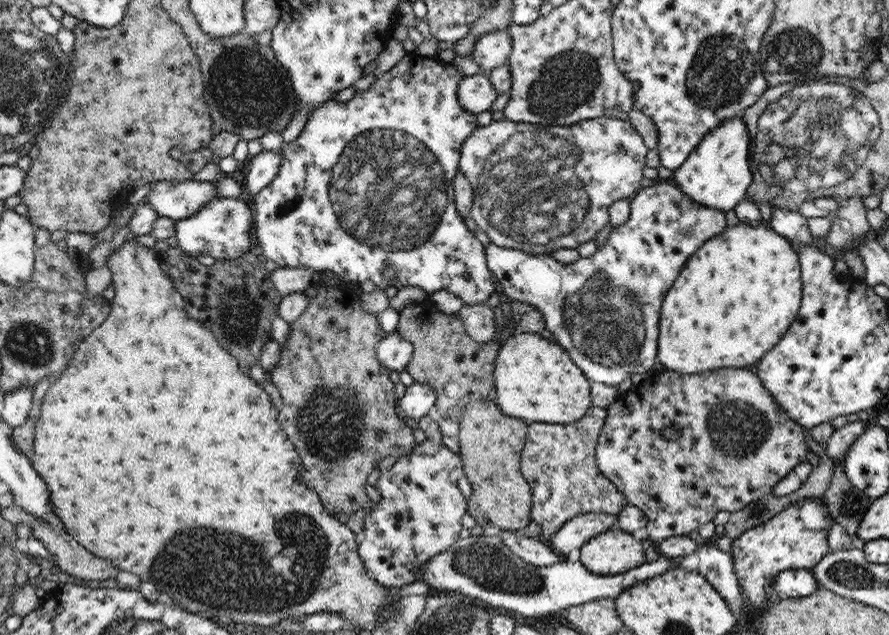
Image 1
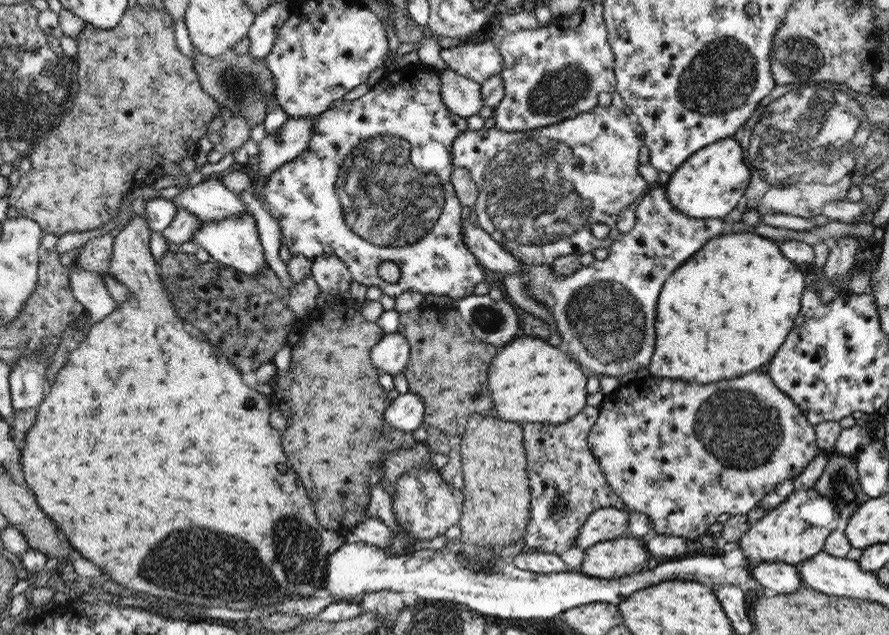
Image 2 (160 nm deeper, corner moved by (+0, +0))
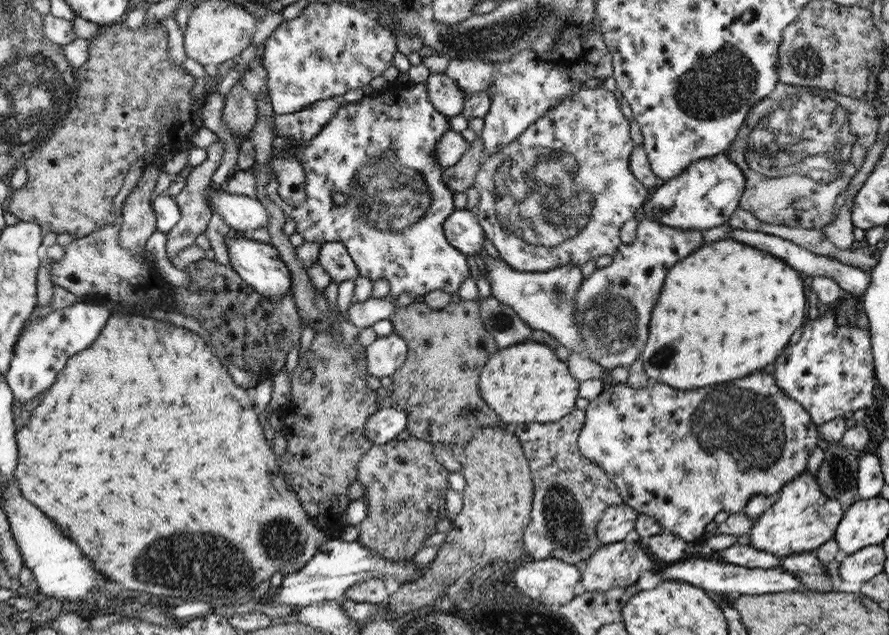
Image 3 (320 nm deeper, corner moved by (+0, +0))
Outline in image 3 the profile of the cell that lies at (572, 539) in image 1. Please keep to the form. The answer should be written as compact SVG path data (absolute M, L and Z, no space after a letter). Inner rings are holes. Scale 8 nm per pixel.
M624 503L610 506L597 524L598 542L608 545L624 541L626 536L635 530L639 515L637 510Z

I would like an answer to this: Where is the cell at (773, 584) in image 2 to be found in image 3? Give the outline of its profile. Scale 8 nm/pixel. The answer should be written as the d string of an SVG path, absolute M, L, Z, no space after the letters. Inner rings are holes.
M734 544L724 550L712 551L707 556L721 559L726 564L735 564L749 569L771 569L781 566L780 557L763 550L756 550L749 545Z

